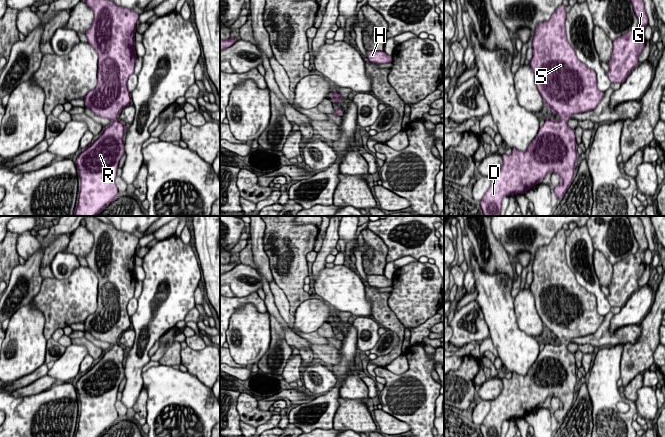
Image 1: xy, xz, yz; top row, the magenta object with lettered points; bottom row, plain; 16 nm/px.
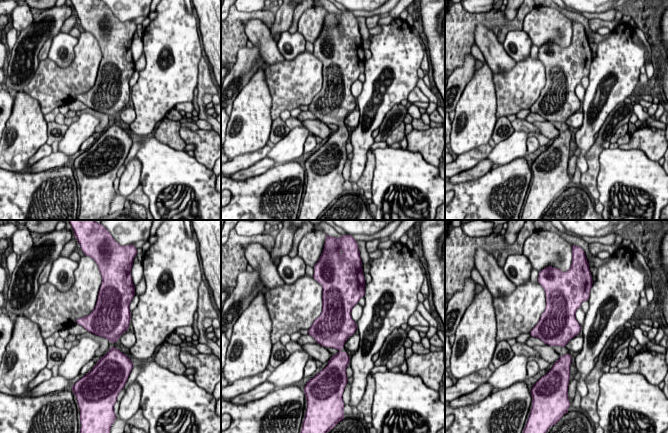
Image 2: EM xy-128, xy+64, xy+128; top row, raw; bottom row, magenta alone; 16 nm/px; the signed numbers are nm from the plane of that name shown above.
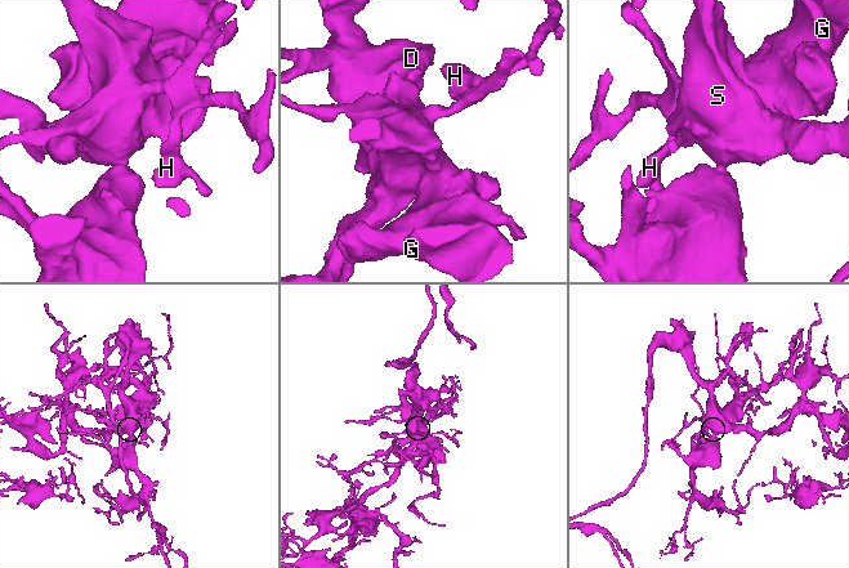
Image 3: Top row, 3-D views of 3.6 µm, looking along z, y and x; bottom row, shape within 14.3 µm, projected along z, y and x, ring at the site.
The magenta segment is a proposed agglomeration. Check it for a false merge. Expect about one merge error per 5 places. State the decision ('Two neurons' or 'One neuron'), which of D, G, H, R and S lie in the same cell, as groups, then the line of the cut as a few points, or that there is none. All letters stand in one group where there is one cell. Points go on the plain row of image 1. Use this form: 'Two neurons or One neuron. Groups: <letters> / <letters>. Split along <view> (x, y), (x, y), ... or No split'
One neuron. Groups: D G H R S. No split

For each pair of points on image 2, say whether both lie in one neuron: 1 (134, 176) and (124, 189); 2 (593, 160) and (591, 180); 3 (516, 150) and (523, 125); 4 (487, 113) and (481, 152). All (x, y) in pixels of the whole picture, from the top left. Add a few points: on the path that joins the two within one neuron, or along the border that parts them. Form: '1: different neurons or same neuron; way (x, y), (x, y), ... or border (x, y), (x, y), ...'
1: same neuron; way (131, 179), (126, 186)
2: same neuron; way (593, 165), (591, 175)
3: different neurons; border (515, 130), (524, 130), (527, 133)
4: different neurons; border (488, 143), (460, 154)

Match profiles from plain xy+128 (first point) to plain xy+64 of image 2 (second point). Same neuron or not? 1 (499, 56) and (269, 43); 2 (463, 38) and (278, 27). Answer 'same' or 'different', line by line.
1: same
2: different

